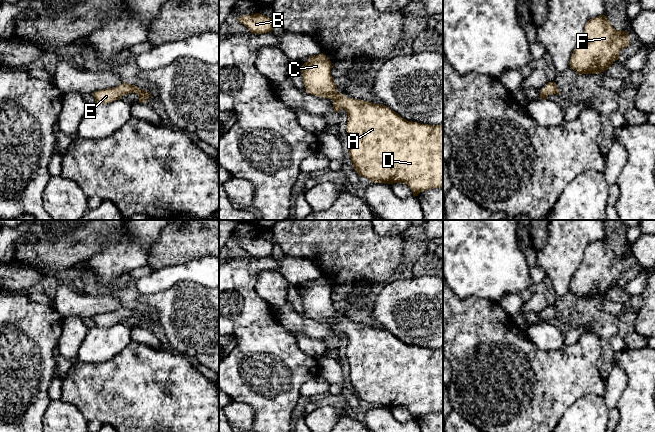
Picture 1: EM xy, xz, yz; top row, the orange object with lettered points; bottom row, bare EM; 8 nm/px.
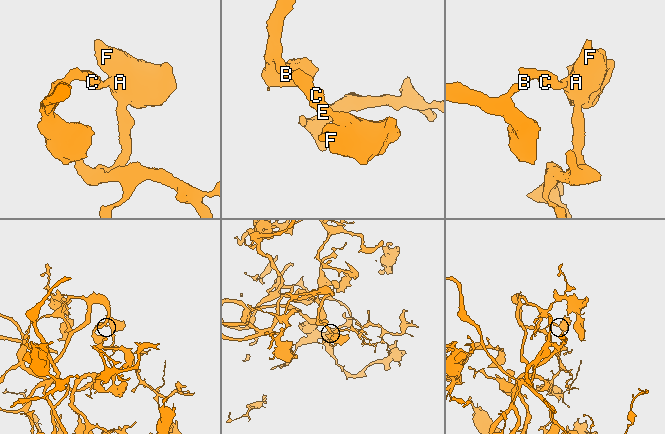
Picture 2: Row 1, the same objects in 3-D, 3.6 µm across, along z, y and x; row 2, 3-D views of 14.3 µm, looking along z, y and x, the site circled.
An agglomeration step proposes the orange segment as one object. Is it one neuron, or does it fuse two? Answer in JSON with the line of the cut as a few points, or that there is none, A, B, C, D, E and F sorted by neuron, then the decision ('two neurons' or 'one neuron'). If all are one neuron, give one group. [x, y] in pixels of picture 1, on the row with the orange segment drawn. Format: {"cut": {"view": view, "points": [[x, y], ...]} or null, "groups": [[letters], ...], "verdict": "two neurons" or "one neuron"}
{"cut": null, "groups": [["A", "B", "C", "D", "E", "F"]], "verdict": "one neuron"}

